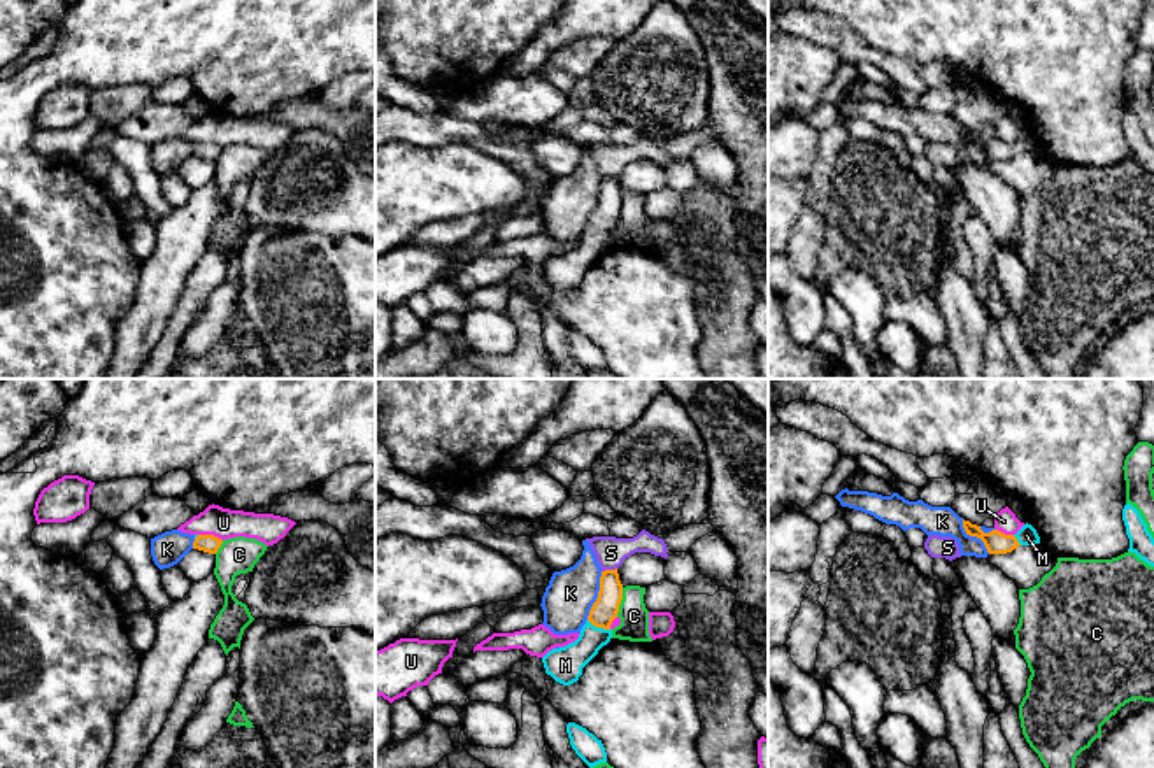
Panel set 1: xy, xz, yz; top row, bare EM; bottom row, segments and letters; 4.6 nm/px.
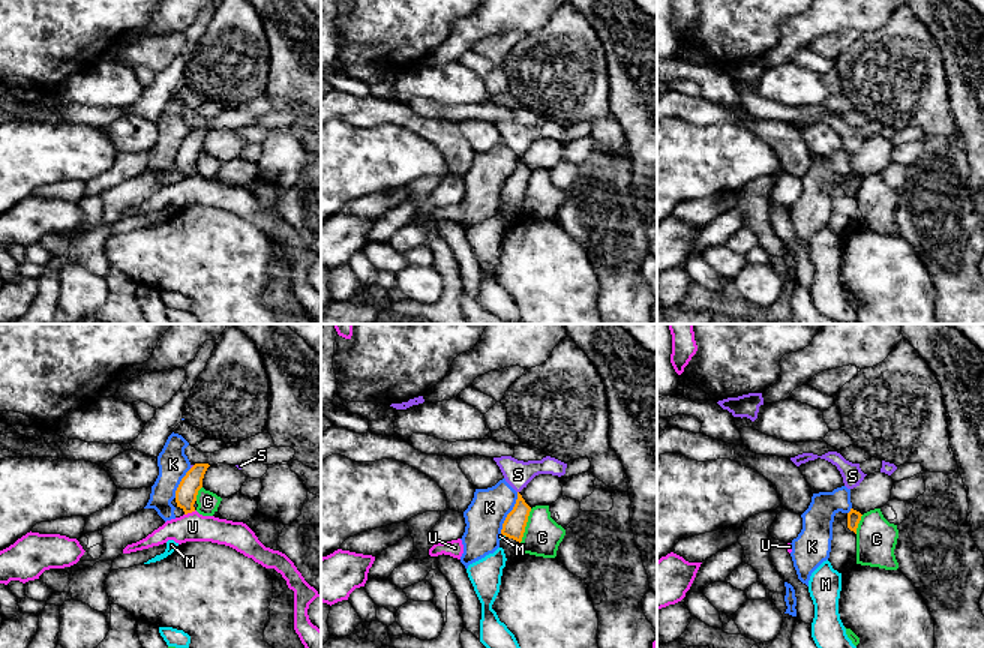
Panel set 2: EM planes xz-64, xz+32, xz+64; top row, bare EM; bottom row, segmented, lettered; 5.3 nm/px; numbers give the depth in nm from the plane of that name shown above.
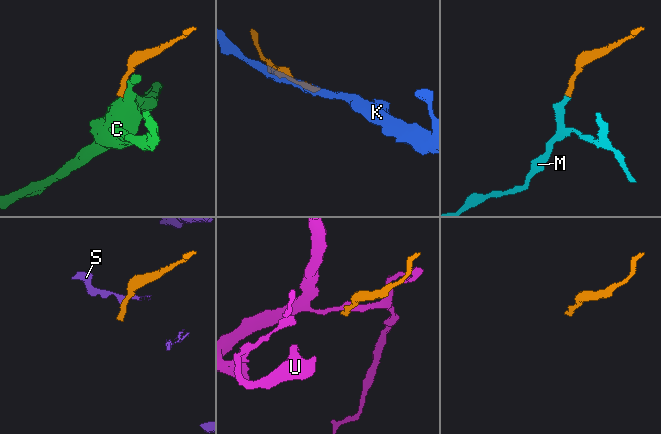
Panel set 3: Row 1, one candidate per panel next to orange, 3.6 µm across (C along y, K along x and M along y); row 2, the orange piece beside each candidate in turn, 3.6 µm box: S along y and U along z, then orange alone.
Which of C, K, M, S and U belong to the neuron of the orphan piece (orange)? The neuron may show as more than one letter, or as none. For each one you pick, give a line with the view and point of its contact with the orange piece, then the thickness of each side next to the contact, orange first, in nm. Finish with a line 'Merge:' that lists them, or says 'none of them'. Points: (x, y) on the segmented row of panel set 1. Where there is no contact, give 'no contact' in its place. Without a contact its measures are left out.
M: contact xz (598, 626); calibres 120 and 160 nm
Merge: M

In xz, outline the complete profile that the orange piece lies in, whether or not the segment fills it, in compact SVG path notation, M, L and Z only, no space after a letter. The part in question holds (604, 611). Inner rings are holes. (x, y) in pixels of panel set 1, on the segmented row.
M617 568L602 572L598 598L579 638L565 647L549 651L542 658L545 673L563 686L577 682L582 668L610 642L610 624L617 617L621 600L623 584Z

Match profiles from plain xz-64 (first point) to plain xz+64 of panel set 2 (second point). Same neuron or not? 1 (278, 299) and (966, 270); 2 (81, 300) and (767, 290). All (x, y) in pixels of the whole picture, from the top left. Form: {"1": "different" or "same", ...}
{"1": "same", "2": "same"}

